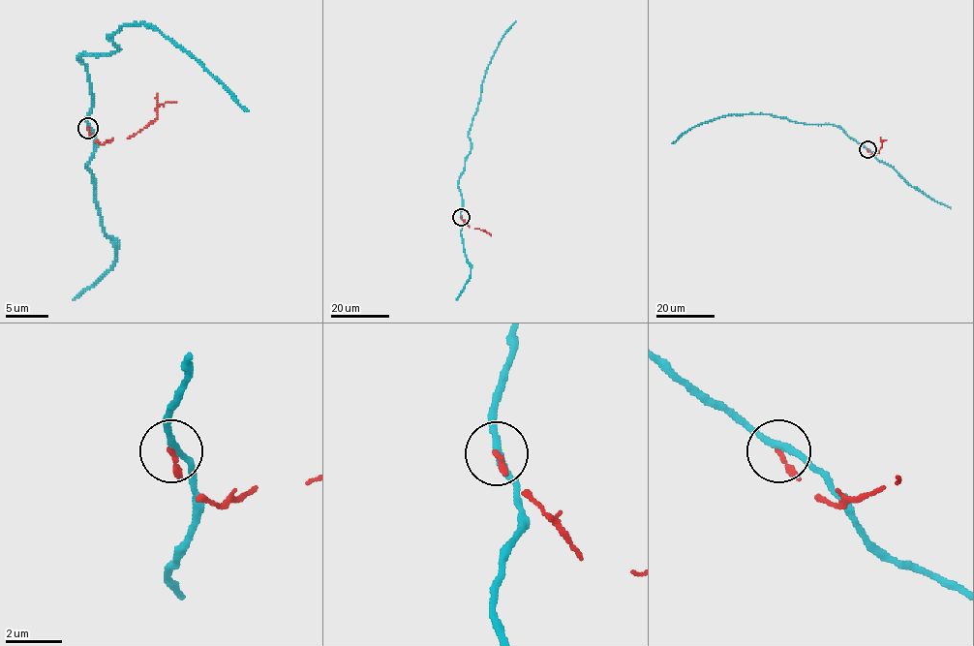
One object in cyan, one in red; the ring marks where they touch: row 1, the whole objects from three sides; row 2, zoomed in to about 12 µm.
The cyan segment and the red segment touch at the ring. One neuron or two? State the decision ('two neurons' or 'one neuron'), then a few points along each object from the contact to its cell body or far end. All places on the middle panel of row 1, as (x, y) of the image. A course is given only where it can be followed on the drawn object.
two neurons; course cyan (461, 216), (462, 196), (458, 184), (465, 158), (471, 147), (468, 132), (487, 65), (502, 36), (516, 21); course red (461, 216), (470, 228), (491, 235)

